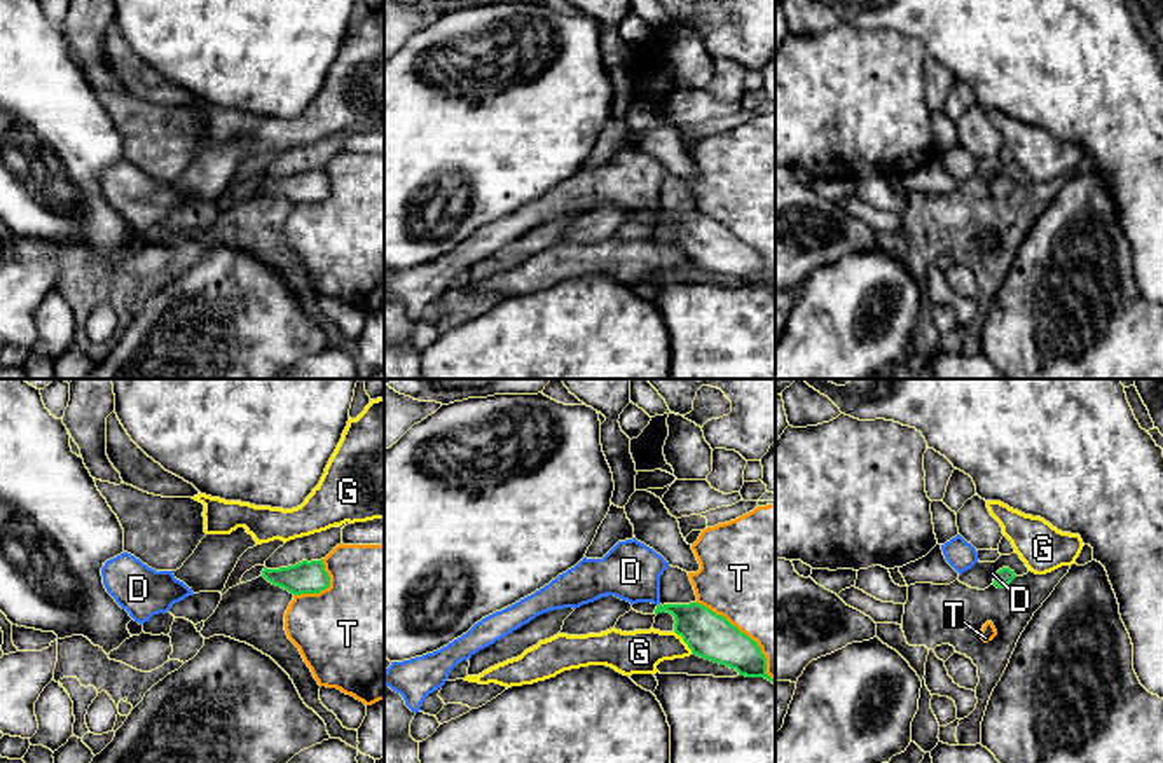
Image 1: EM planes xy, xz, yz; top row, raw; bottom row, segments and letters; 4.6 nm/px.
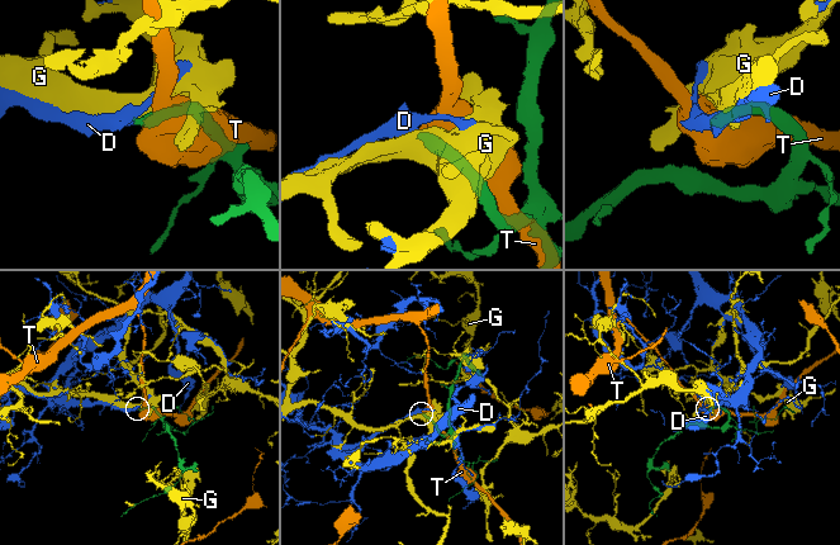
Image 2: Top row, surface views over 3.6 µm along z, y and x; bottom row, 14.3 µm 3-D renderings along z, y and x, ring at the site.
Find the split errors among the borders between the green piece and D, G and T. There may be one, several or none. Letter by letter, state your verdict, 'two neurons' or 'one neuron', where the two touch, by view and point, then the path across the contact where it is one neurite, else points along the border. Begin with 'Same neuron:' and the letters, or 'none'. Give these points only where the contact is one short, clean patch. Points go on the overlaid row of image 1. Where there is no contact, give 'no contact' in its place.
Same neuron: D
D: one neuron; contact yz (996, 577); way yz (1003, 577), (996, 577), (992, 573)
G: two neurons; contact xz (683, 639)
T: two neurons; contact xz (744, 634)

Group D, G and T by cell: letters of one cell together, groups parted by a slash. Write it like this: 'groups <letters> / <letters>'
groups D / G / T

